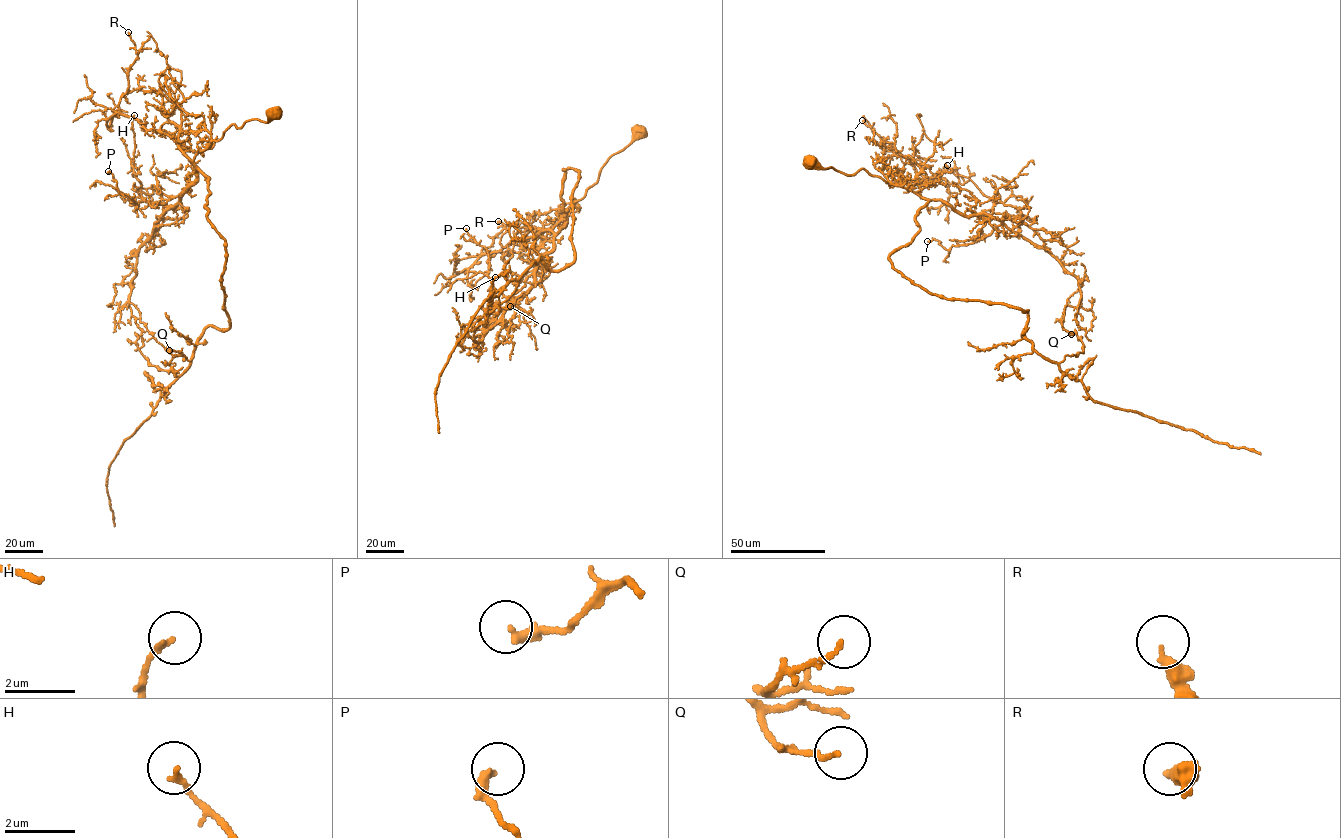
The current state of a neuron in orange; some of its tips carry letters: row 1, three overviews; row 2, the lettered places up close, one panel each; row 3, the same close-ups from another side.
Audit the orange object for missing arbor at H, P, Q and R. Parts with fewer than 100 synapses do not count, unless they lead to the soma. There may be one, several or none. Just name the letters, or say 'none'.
none

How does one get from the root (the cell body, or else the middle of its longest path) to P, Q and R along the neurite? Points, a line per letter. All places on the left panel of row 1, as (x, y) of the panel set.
P: (275, 112), (265, 122), (230, 125), (199, 151), (196, 177), (172, 206), (133, 203), (108, 171)
Q: (275, 112), (265, 122), (230, 125), (198, 153), (195, 180), (139, 249), (123, 306), (134, 305), (169, 350)
R: (275, 112), (265, 122), (230, 125), (191, 160), (168, 136), (120, 111), (137, 56), (128, 32)

